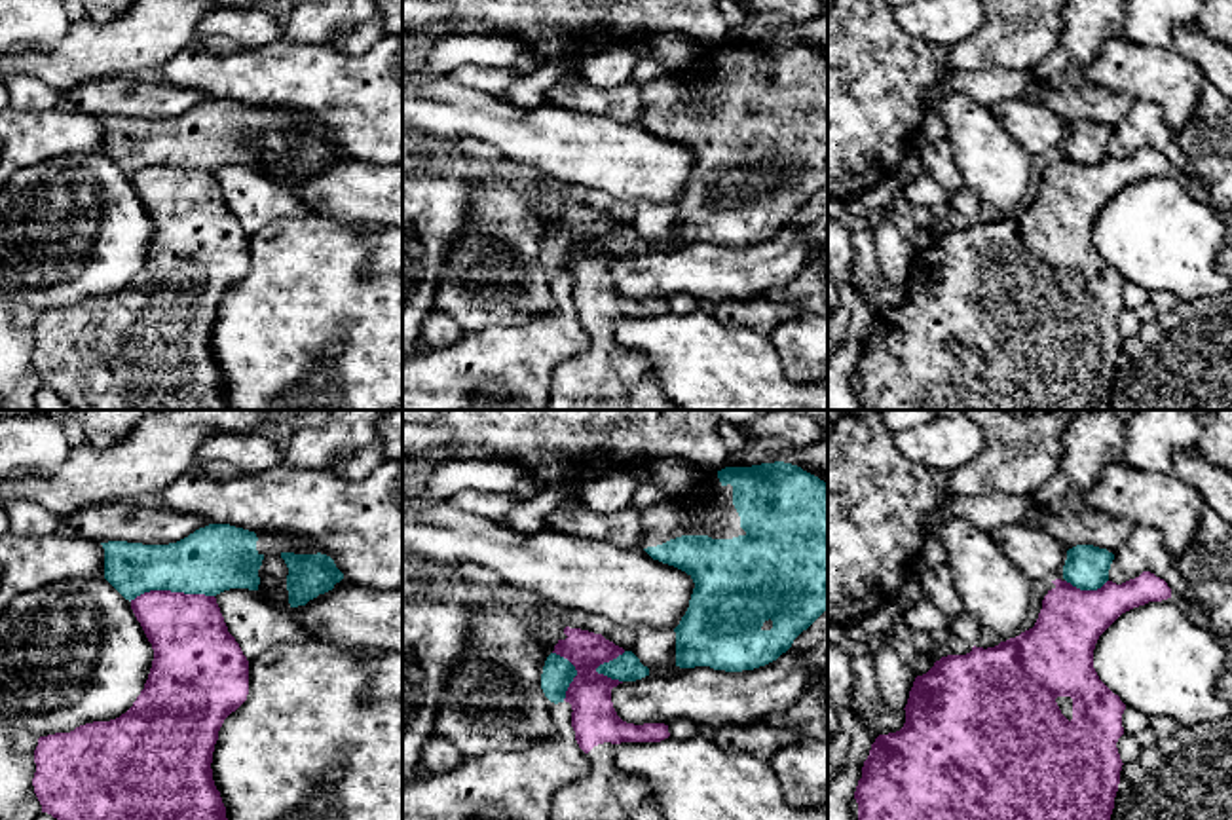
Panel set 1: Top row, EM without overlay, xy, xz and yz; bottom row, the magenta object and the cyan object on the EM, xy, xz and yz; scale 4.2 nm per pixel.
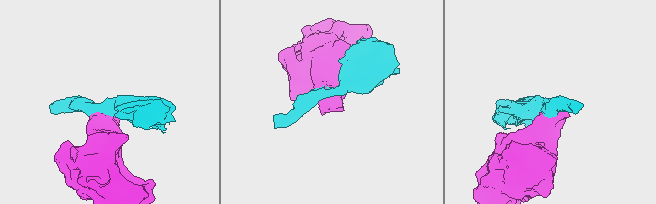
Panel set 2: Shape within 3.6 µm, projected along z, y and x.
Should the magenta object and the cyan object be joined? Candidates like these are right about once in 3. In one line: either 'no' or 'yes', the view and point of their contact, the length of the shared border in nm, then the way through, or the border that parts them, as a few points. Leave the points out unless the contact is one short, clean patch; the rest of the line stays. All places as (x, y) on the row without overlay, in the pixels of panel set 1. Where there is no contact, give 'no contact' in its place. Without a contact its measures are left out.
no; contact xy (171, 167); length 360 nm; border xy (213, 169), (145, 166), (130, 175)

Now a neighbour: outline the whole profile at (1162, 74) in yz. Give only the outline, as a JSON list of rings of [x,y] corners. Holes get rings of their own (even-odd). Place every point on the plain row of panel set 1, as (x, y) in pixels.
[[[1124,36],[1107,40],[1082,72],[1092,84],[1160,104],[1173,131],[1190,123],[1207,82],[1175,47],[1141,46]]]

